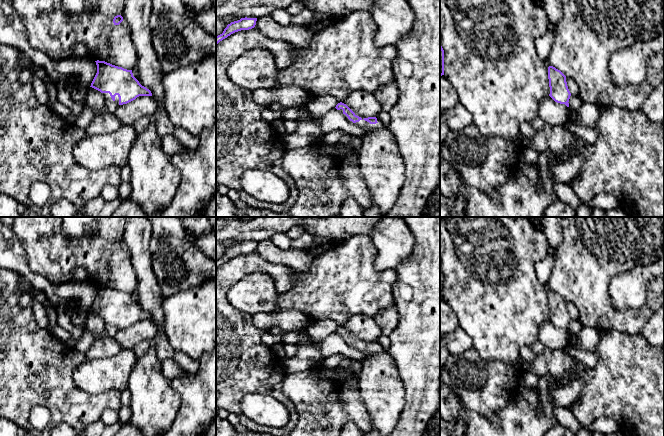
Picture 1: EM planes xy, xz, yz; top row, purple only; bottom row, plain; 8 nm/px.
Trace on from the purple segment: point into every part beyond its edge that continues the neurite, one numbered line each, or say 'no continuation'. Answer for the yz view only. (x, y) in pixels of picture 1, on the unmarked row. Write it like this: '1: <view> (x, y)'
no continuation

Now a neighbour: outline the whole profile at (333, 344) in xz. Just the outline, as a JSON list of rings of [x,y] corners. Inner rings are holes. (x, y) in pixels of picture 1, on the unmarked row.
[[[336,332],[317,343],[317,347],[324,358],[334,354],[342,354],[351,360],[363,360],[367,354],[357,350],[348,341]]]

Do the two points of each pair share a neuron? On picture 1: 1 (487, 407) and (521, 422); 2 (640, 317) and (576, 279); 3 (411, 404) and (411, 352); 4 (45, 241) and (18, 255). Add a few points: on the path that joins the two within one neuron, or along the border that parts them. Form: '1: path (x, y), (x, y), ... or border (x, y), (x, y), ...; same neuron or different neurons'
1: border (514, 396), (498, 412), (497, 422), (473, 412); different neurons
2: path (624, 317), (614, 317), (592, 295); same neuron
3: path (412, 391), (412, 365); same neuron
4: border (14, 231), (26, 254), (28, 266), (36, 273); different neurons

